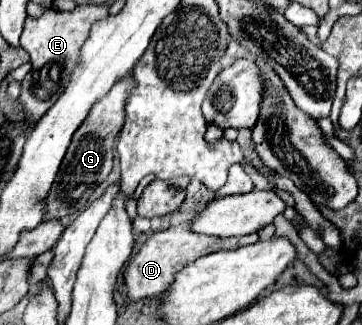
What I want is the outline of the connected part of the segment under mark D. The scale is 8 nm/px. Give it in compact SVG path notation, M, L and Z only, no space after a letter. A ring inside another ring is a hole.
M185 221L177 227L169 227L165 231L153 233L143 247L139 249L139 253L127 263L125 267L125 275L123 275L123 285L125 285L125 293L131 301L137 299L151 299L151 297L159 297L159 293L165 291L165 287L169 287L173 283L173 277L177 271L181 271L185 265L197 261L199 257L205 257L209 253L215 251L229 251L229 249L237 249L243 245L249 245L255 241L255 235L245 235L245 237L231 237L231 239L221 239L221 237L209 237L209 235L199 235L193 233L189 229L191 221Z

